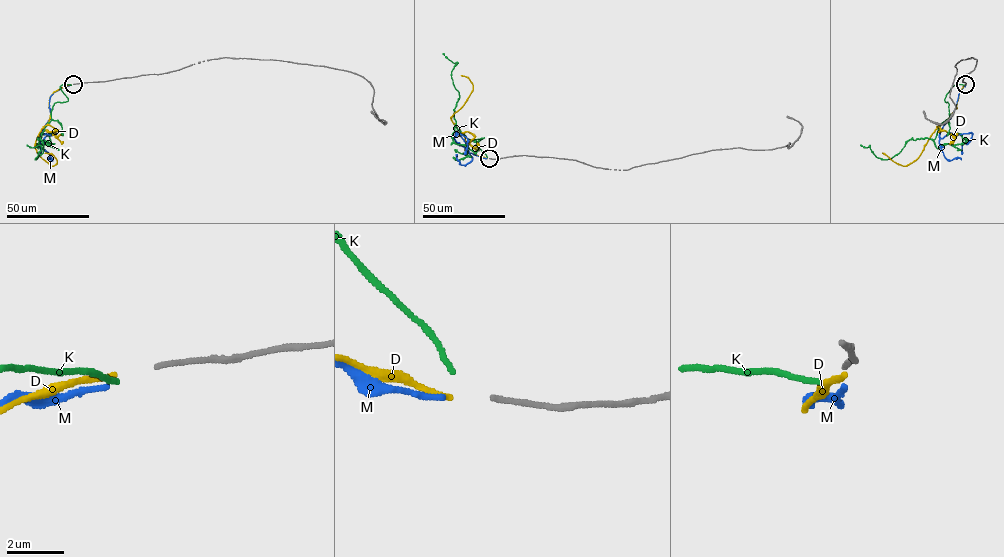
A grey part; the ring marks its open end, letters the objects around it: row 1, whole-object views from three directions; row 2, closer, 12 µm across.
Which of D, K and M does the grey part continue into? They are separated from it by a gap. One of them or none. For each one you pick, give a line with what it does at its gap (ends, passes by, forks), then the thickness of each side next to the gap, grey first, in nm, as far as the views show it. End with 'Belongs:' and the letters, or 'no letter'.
D: it ends; calibres 170 and 200 nm
Belongs: D

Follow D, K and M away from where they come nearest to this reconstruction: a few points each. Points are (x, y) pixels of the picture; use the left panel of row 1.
D: (71, 84), (50, 97), (50, 118), (35, 143), (38, 154), (51, 165), (57, 163), (52, 154), (45, 153)
K: (71, 85), (60, 87), (68, 100), (54, 104), (36, 159), (41, 147), (26, 145)
M: (70, 85), (51, 96), (50, 118), (38, 135), (56, 133), (45, 137), (40, 154)

